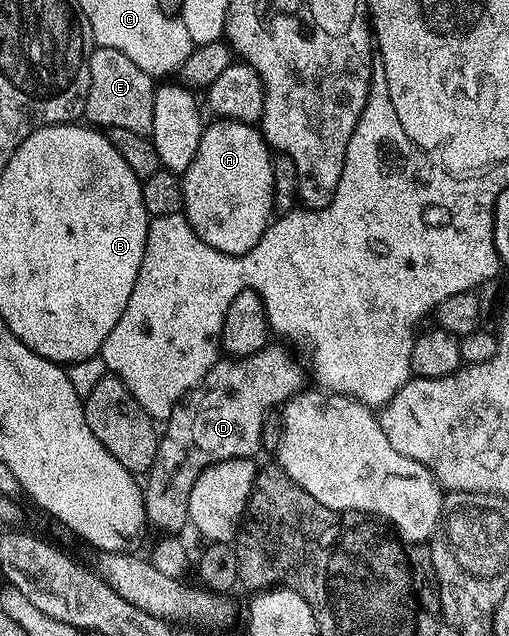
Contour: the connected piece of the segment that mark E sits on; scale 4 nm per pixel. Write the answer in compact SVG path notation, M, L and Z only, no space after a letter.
M100 47L94 48L89 56L89 90L85 104L84 120L90 126L108 131L113 128L142 133L153 132L155 115L155 81L145 73L123 51L111 51Z

